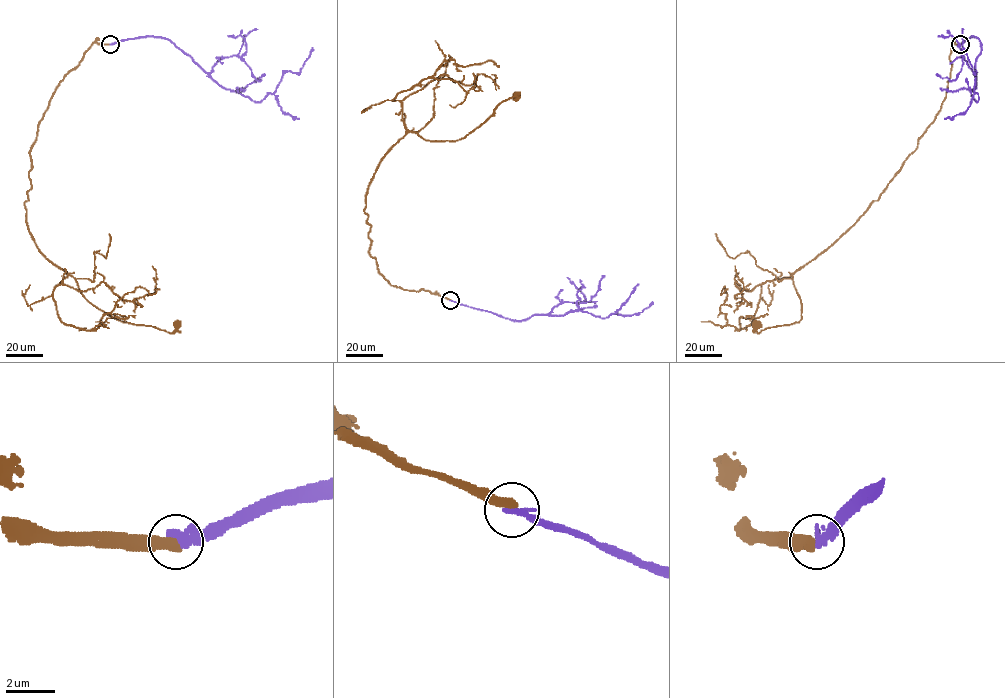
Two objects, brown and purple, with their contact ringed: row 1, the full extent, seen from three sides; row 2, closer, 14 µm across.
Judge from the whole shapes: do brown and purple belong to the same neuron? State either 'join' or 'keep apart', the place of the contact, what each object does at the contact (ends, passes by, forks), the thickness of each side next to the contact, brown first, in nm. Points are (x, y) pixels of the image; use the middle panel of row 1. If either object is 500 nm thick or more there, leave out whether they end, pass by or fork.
keep apart; at (450, 300); brown ends there; purple ends there; 400 nm thick on the brown side, 360 nm on the other

